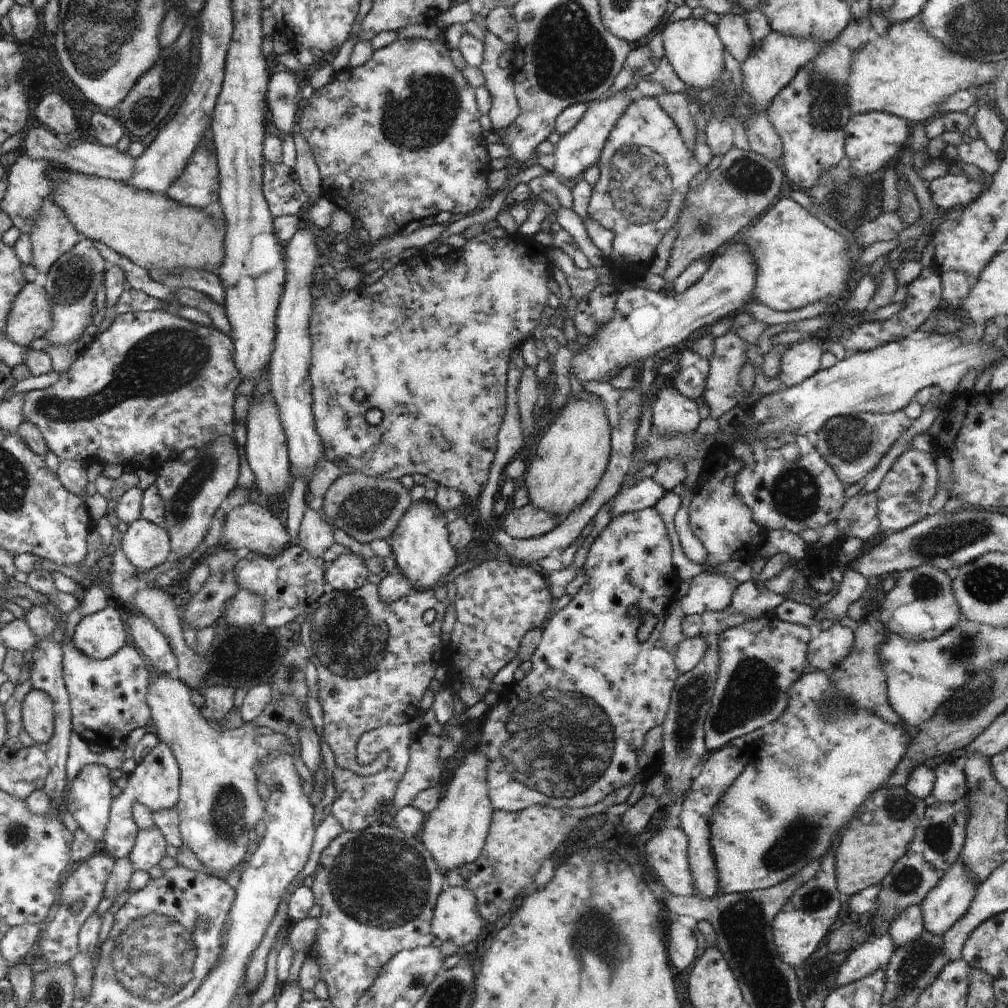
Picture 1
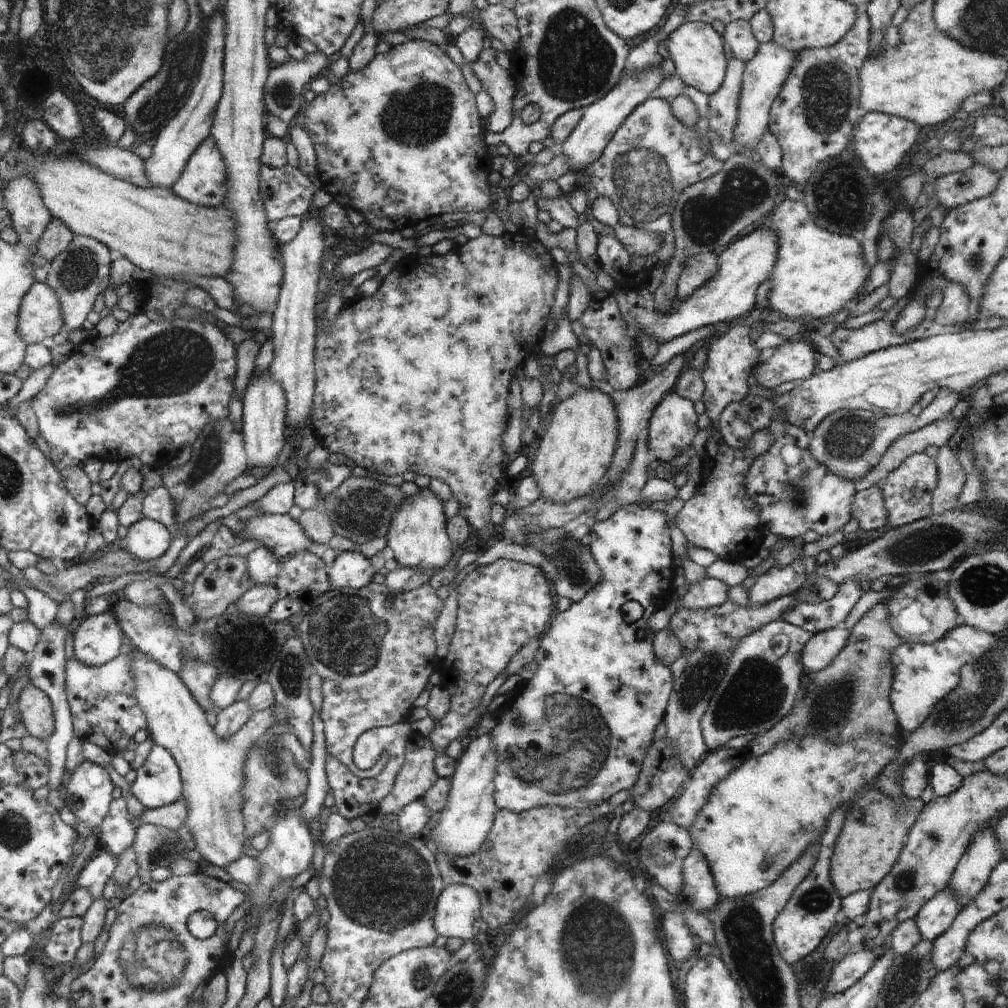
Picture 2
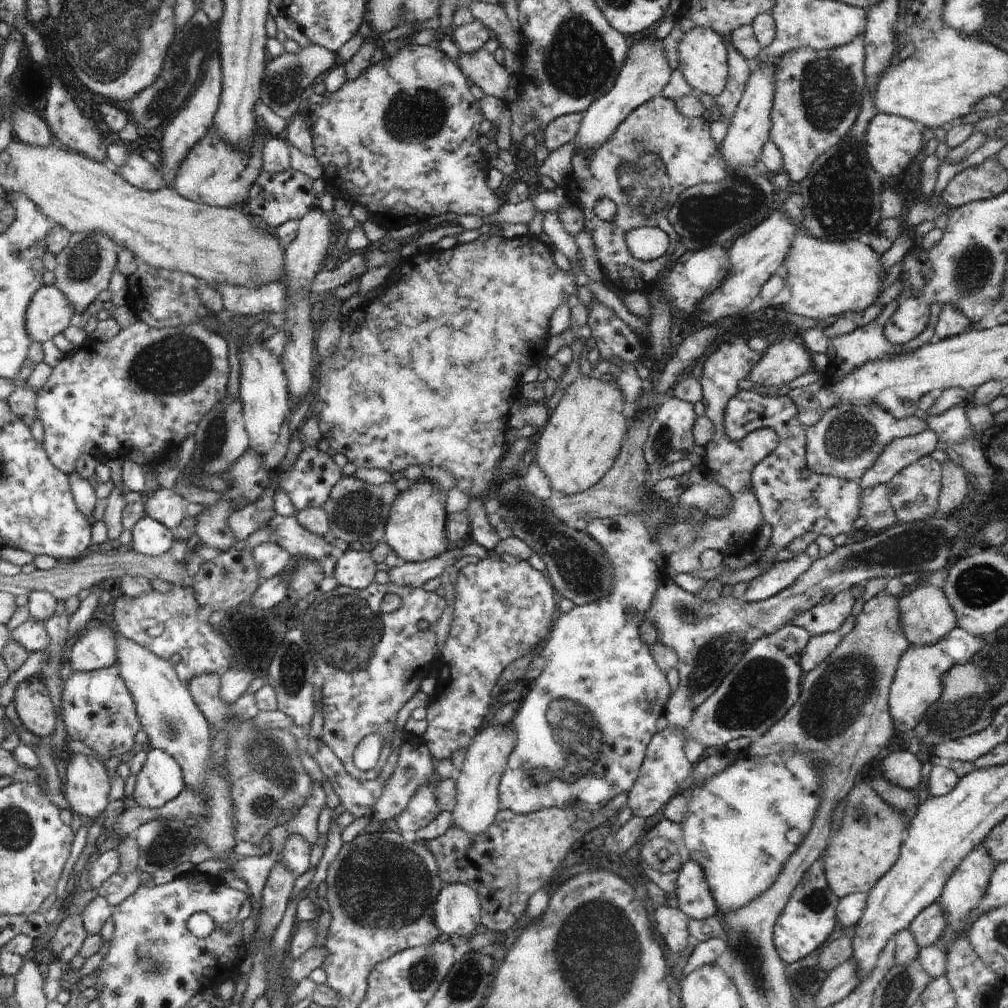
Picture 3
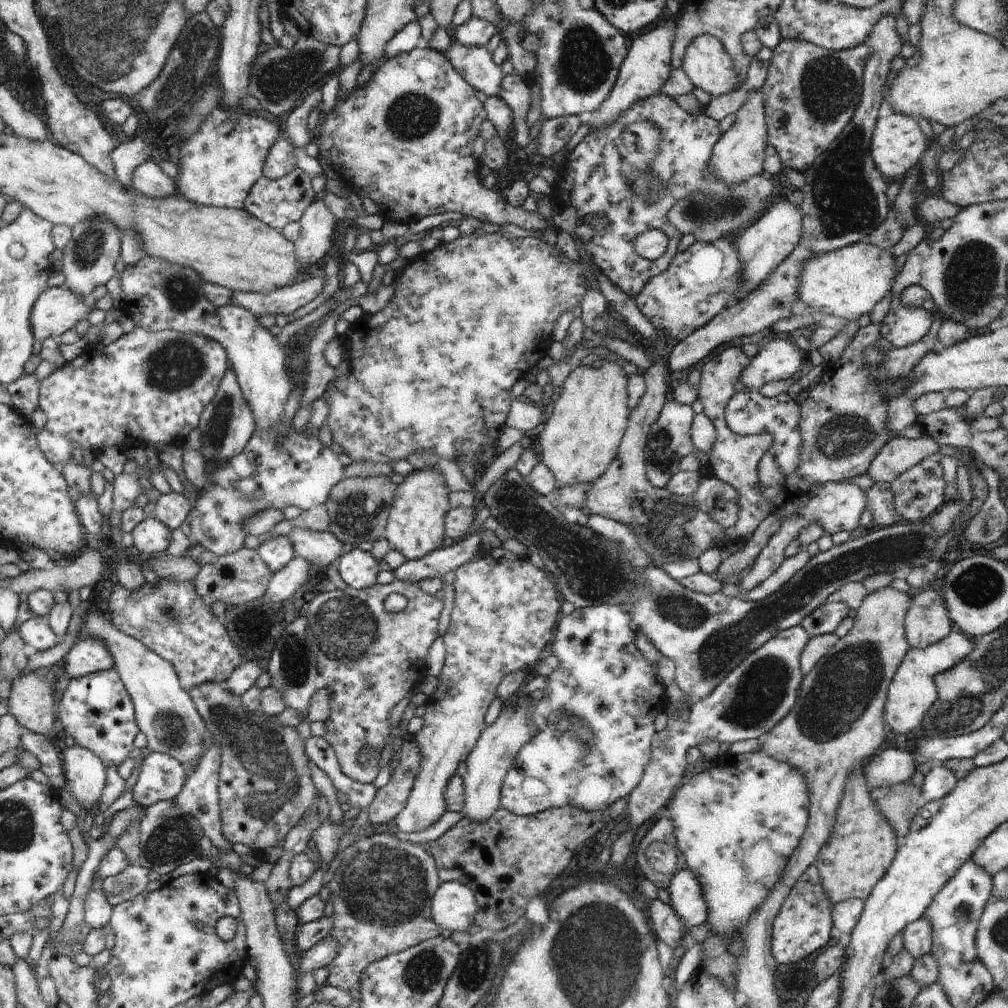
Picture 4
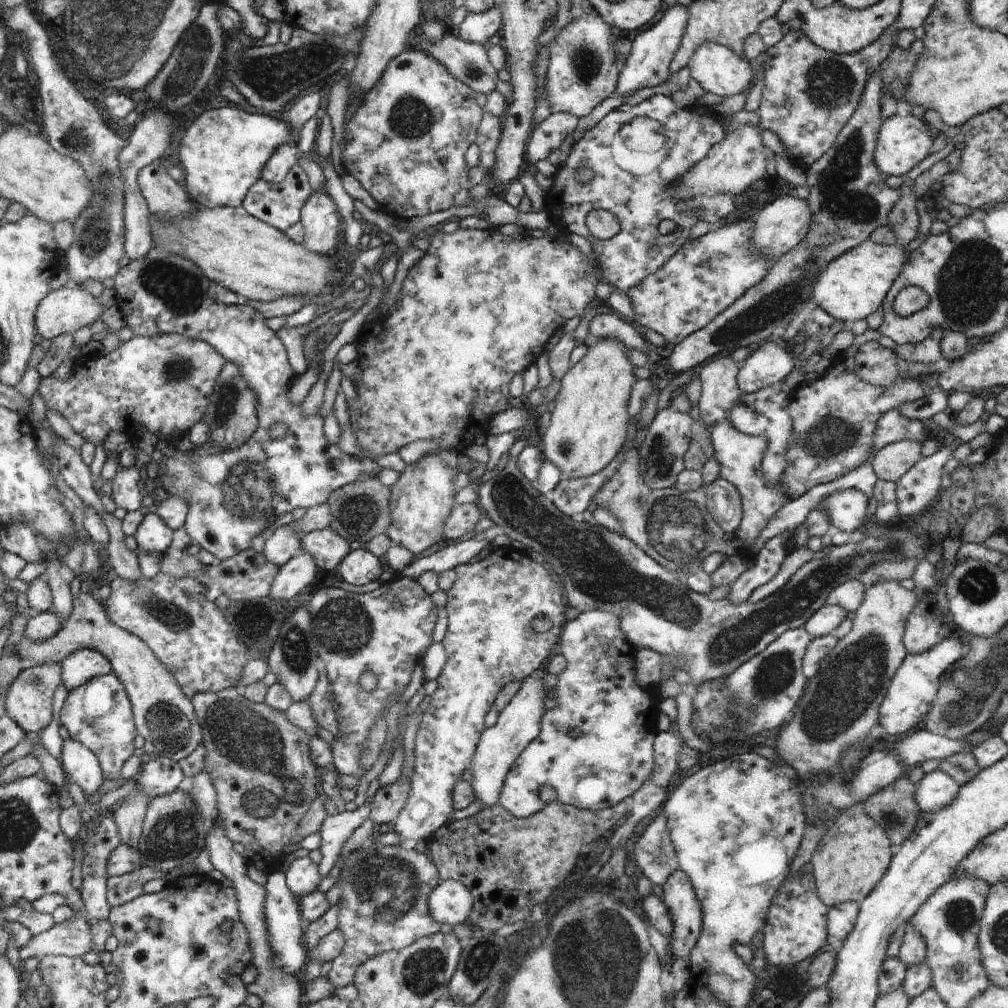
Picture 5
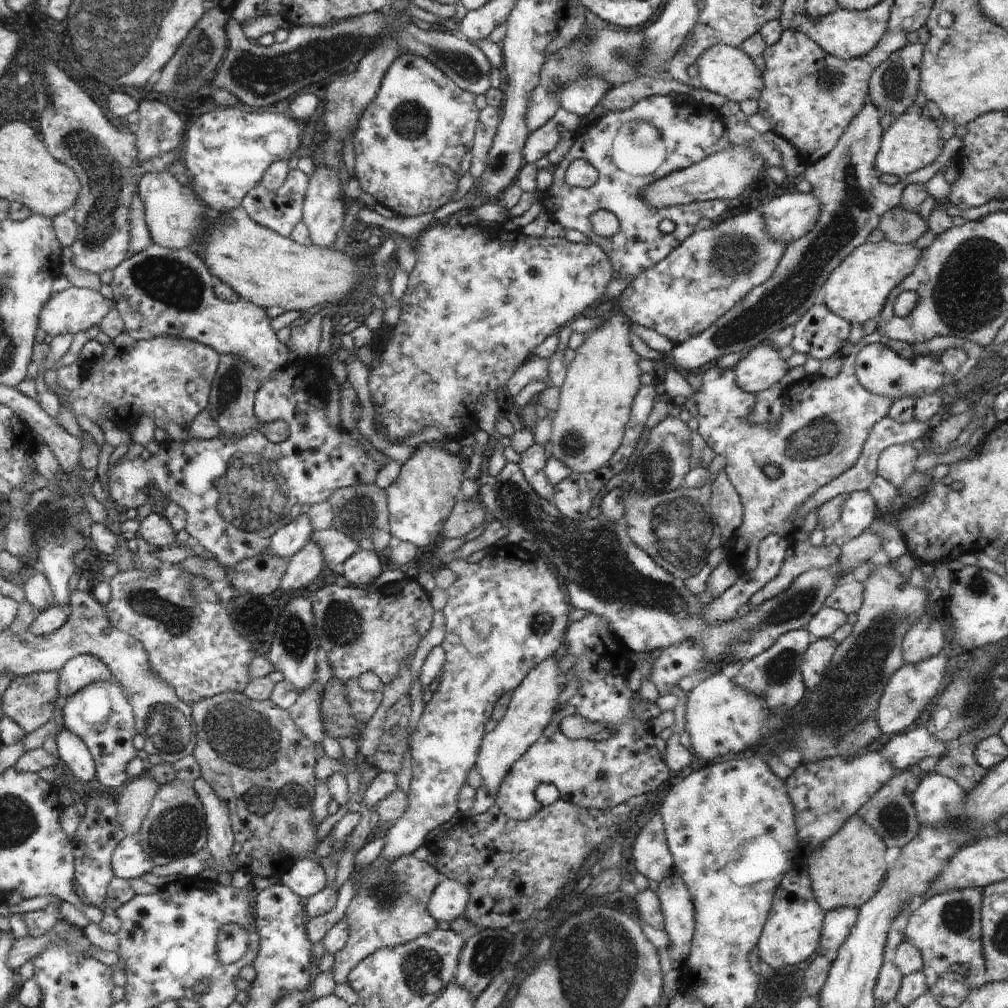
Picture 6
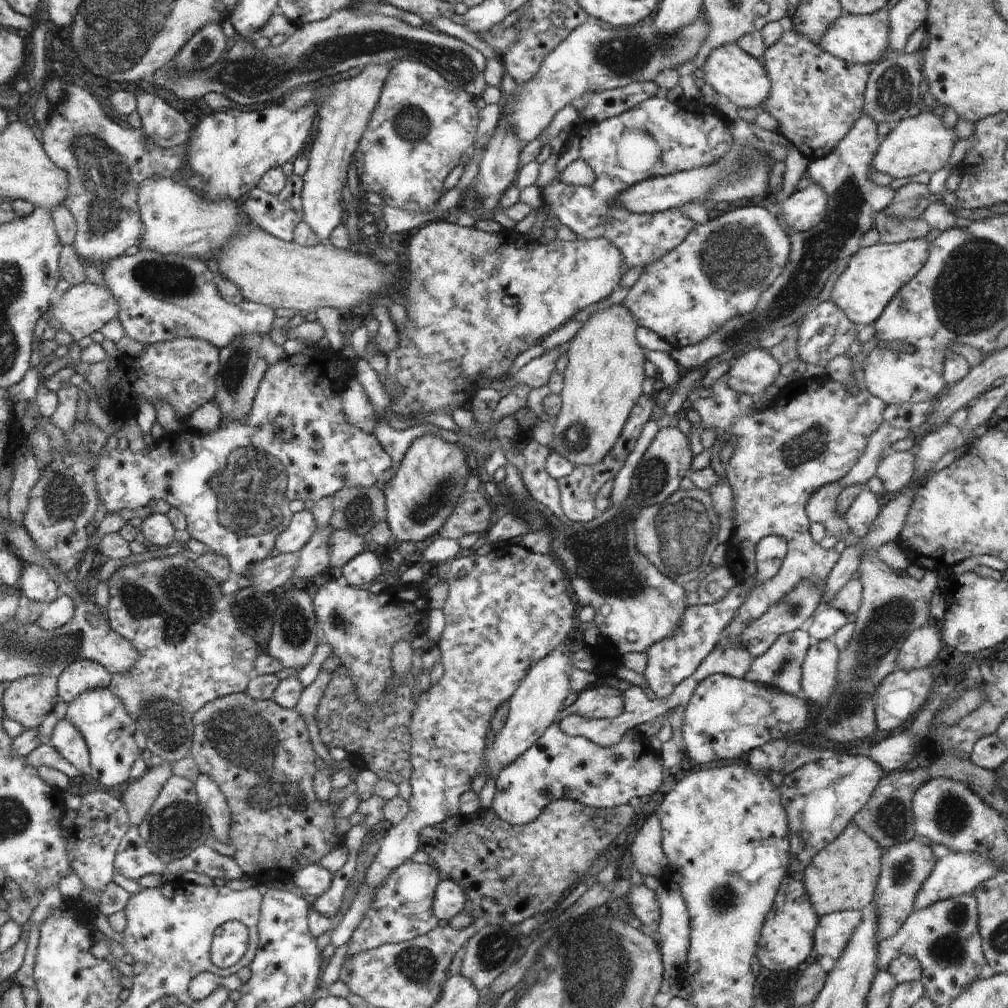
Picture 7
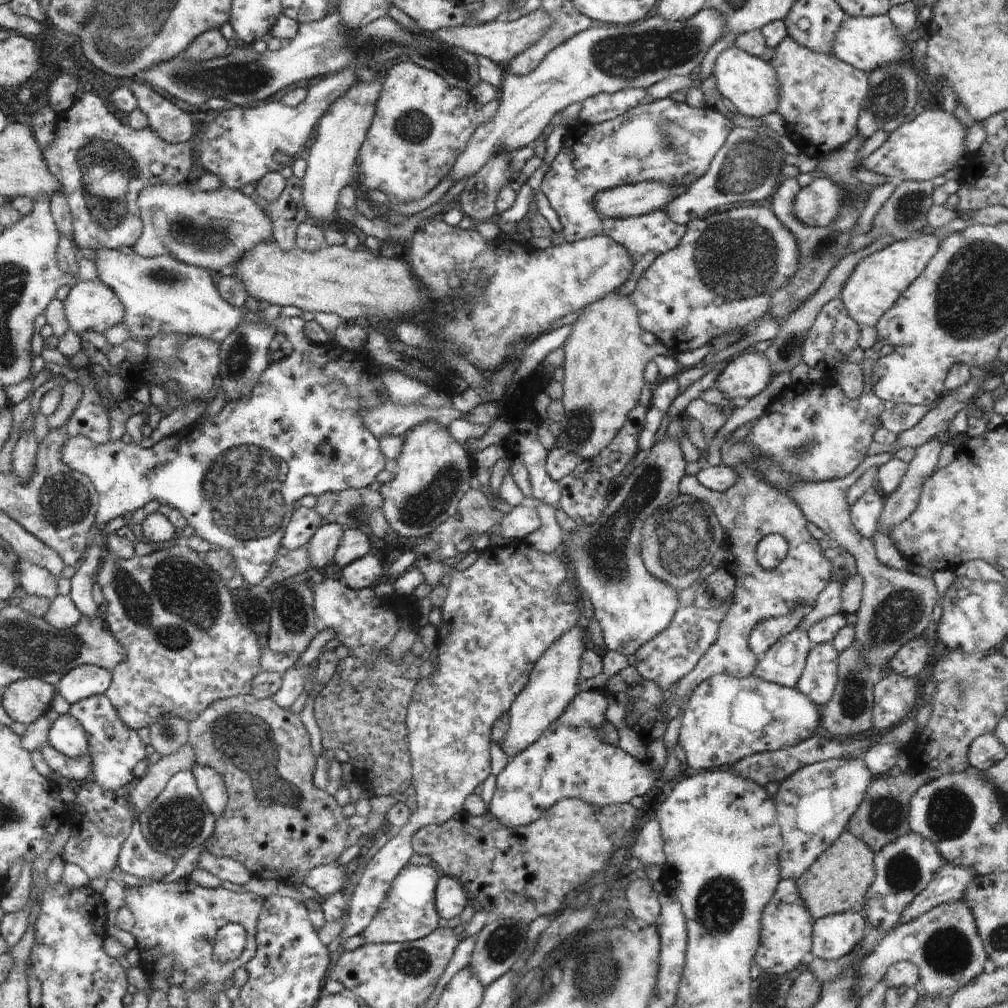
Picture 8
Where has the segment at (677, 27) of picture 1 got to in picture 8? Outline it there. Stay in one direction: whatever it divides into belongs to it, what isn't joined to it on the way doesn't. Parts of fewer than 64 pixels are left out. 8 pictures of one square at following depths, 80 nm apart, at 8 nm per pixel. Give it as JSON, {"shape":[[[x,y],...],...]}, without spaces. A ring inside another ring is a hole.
{"shape":[[[733,44],[716,58],[712,76],[716,78],[716,86],[720,94],[736,106],[739,114],[748,118],[762,119],[767,114],[776,113],[776,104],[778,104],[777,74],[766,60],[746,54]]]}

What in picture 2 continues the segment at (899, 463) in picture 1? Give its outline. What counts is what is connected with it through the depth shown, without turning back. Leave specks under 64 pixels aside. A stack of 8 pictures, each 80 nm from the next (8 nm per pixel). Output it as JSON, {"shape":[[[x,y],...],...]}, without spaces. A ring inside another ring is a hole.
{"shape":[[[917,453],[908,456],[896,470],[892,470],[886,476],[885,481],[880,485],[880,490],[882,490],[882,498],[884,498],[888,525],[892,528],[900,528],[933,515],[931,505],[938,474],[934,458],[930,458],[925,453]]]}

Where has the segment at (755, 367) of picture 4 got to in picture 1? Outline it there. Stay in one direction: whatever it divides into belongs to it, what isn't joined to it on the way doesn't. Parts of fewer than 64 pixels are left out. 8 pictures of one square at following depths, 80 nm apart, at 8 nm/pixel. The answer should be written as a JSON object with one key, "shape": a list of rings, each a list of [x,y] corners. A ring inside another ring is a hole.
{"shape":[[[814,339],[790,345],[780,358],[777,379],[781,380],[785,387],[801,384],[820,371],[821,358],[825,351],[819,341]]]}

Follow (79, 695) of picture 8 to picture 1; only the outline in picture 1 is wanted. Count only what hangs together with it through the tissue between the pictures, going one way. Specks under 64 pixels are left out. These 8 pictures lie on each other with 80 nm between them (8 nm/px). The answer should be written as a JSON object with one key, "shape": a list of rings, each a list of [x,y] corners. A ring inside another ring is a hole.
{"shape":[[[106,607],[92,615],[84,615],[74,631],[74,646],[93,660],[105,660],[126,645],[127,625],[123,609]]]}

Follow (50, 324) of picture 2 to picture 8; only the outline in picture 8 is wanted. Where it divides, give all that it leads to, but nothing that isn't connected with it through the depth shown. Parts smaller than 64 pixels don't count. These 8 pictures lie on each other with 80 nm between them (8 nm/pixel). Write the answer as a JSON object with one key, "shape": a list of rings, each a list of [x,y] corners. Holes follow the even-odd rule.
{"shape":[[[77,281],[70,288],[70,292],[62,303],[64,318],[68,322],[68,328],[77,336],[82,336],[88,330],[104,333],[114,324],[122,323],[124,317],[124,306],[120,303],[116,294],[101,281]]]}

